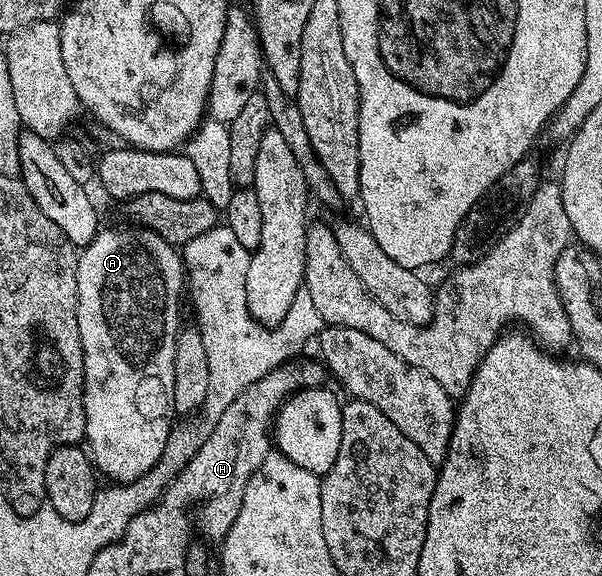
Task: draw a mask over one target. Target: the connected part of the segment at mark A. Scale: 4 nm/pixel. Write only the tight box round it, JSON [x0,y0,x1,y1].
[77,227,187,483]

